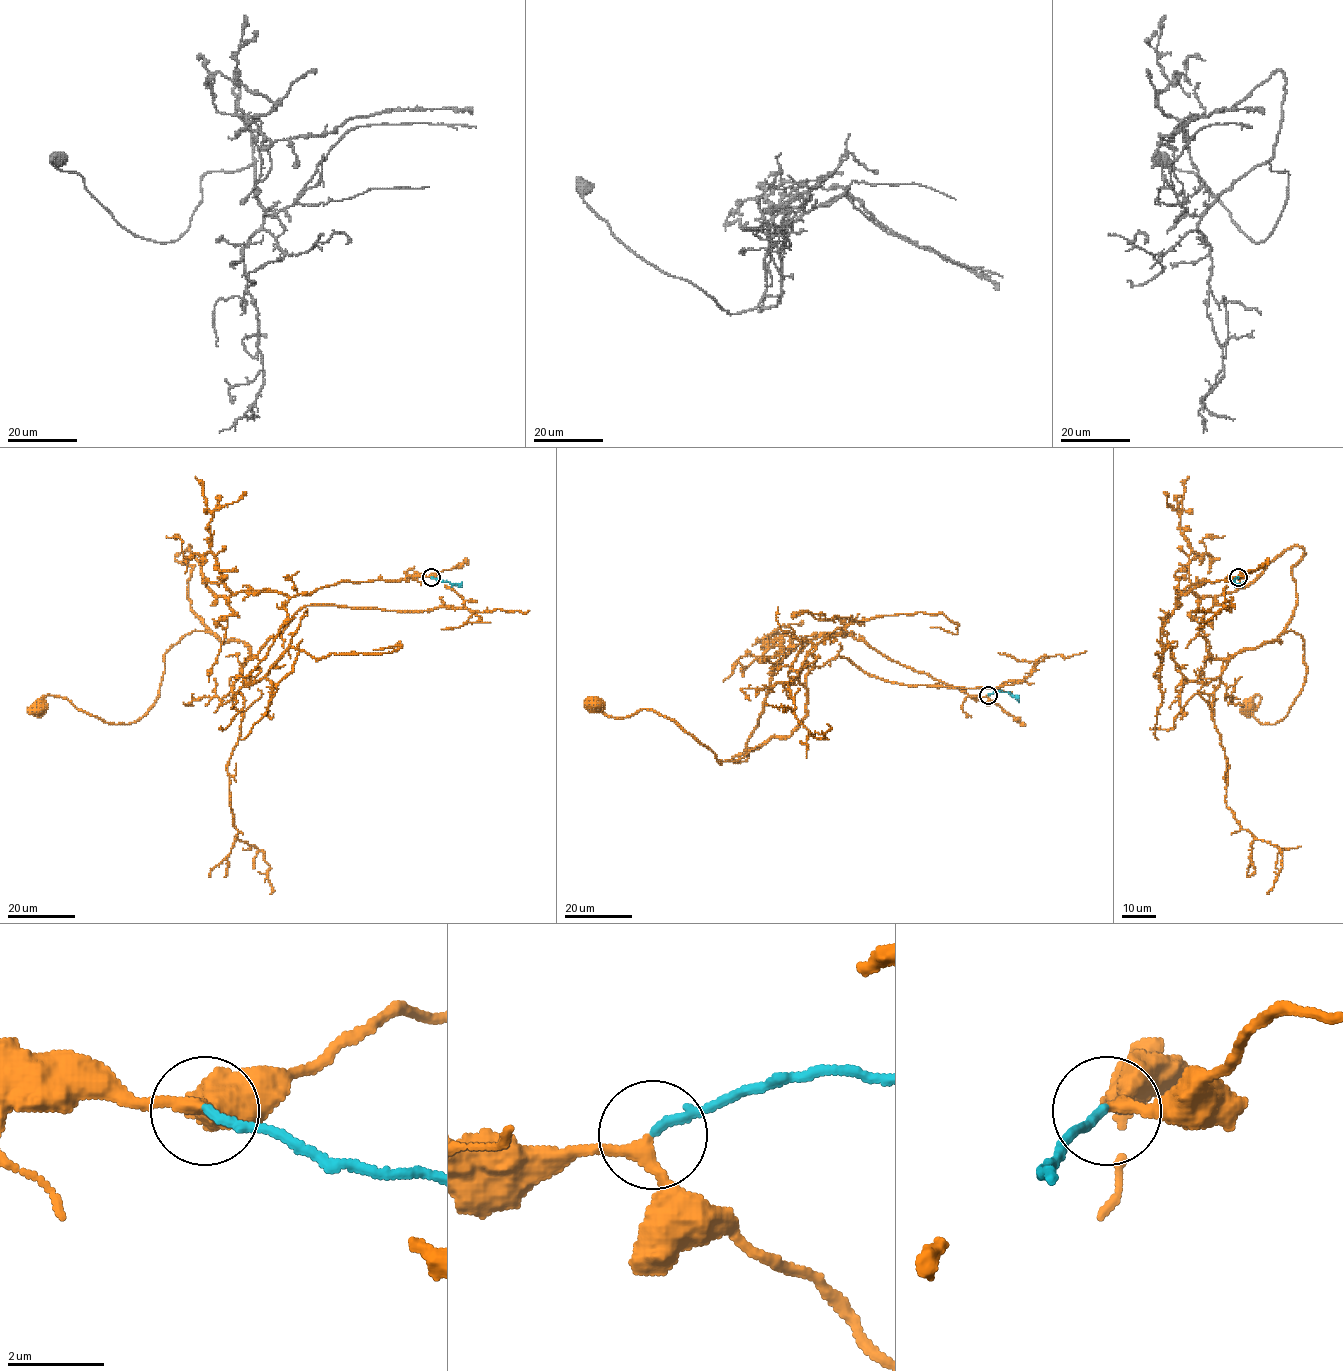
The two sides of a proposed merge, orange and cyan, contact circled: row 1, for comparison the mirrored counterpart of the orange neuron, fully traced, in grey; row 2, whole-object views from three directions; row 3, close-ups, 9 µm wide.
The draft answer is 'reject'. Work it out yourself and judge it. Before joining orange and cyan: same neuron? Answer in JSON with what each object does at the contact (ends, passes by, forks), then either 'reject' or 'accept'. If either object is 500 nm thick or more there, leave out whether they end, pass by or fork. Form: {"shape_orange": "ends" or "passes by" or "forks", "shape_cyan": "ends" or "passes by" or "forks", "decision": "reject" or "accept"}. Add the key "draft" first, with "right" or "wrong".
{"draft": "wrong", "shape_orange": "passes by", "shape_cyan": "ends", "decision": "accept"}

